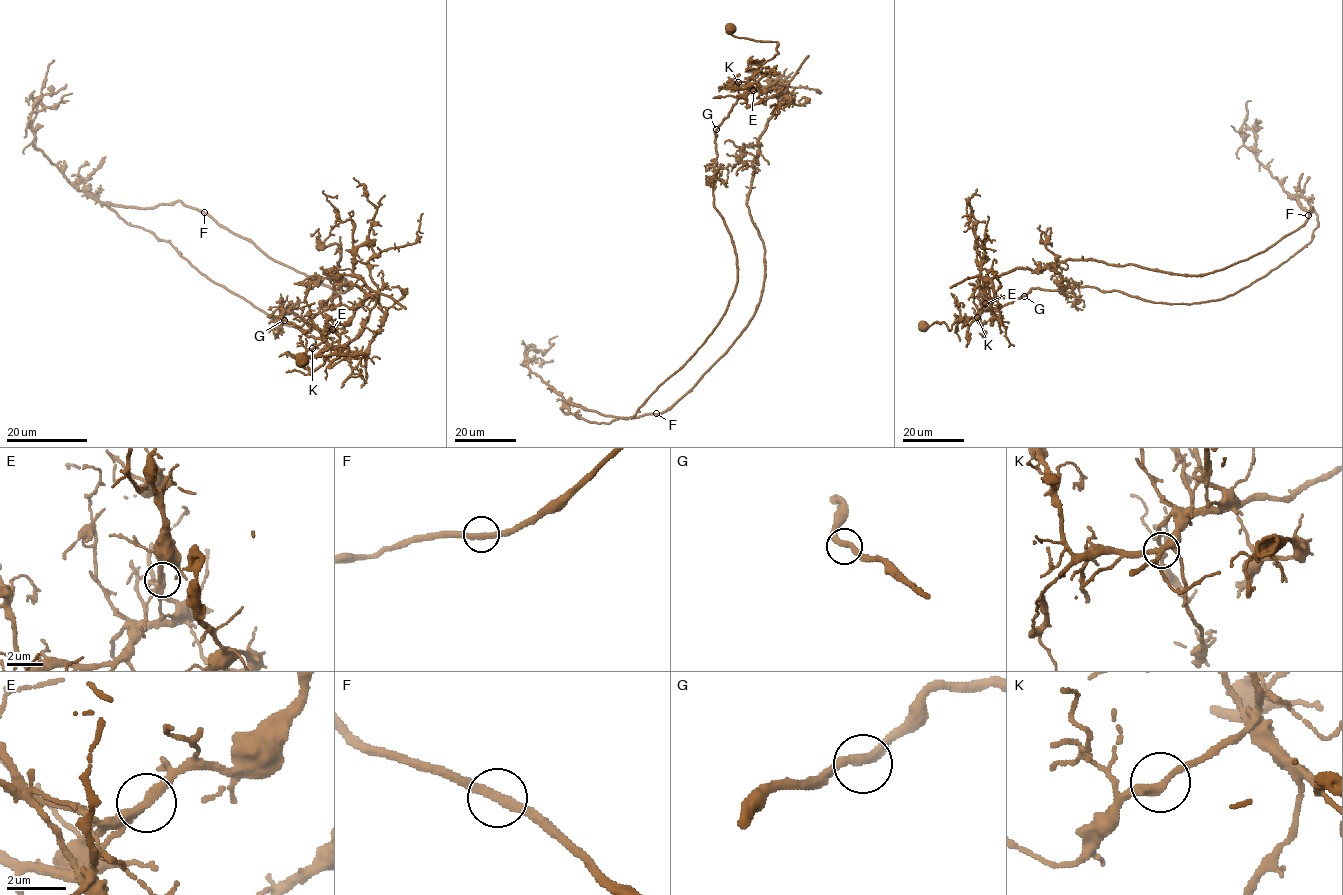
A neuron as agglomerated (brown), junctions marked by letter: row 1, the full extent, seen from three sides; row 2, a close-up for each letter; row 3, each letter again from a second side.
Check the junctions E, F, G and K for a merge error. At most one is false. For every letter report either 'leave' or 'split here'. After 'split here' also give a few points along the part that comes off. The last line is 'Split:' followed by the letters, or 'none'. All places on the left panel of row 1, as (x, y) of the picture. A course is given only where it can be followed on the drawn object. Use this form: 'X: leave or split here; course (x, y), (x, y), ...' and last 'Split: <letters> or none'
E: split here; course (332, 329), (309, 337), (278, 307), (294, 313), (311, 330), (128, 225), (82, 180), (105, 157)
F: leave
G: leave
K: leave
Split: E

